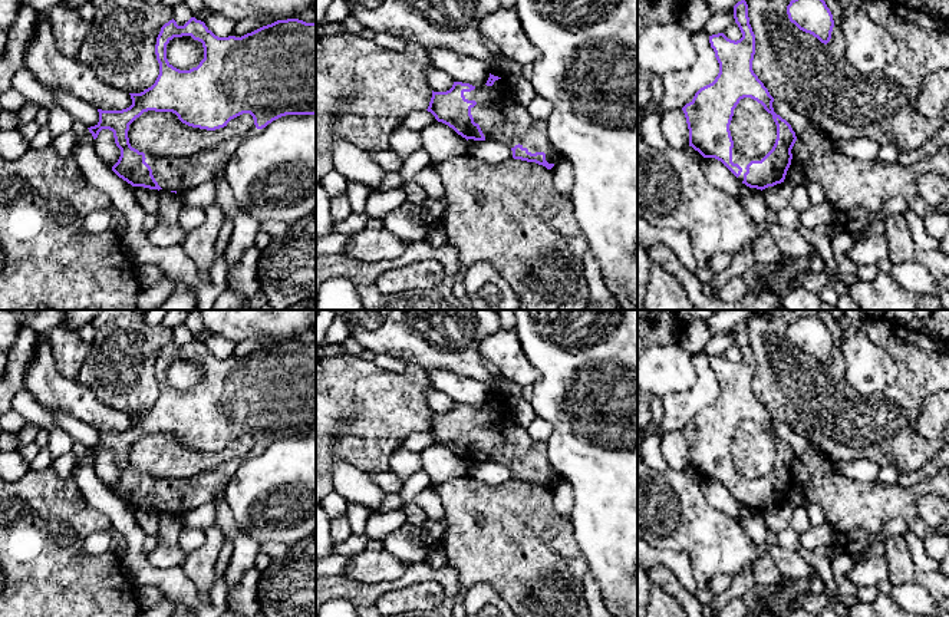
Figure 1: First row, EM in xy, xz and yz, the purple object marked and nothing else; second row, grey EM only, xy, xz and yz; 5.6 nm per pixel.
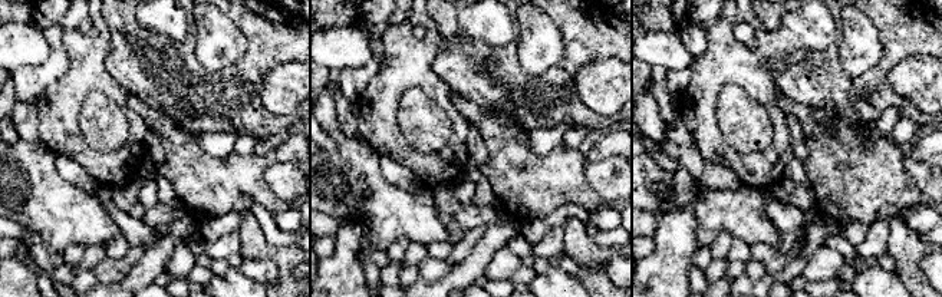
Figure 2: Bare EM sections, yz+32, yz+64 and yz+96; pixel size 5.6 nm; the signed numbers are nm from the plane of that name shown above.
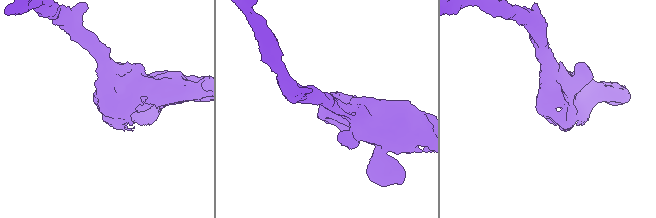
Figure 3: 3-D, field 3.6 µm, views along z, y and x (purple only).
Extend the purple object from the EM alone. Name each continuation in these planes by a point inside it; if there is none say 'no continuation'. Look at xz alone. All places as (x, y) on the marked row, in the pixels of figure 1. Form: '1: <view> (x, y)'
1: xz (501, 118)

